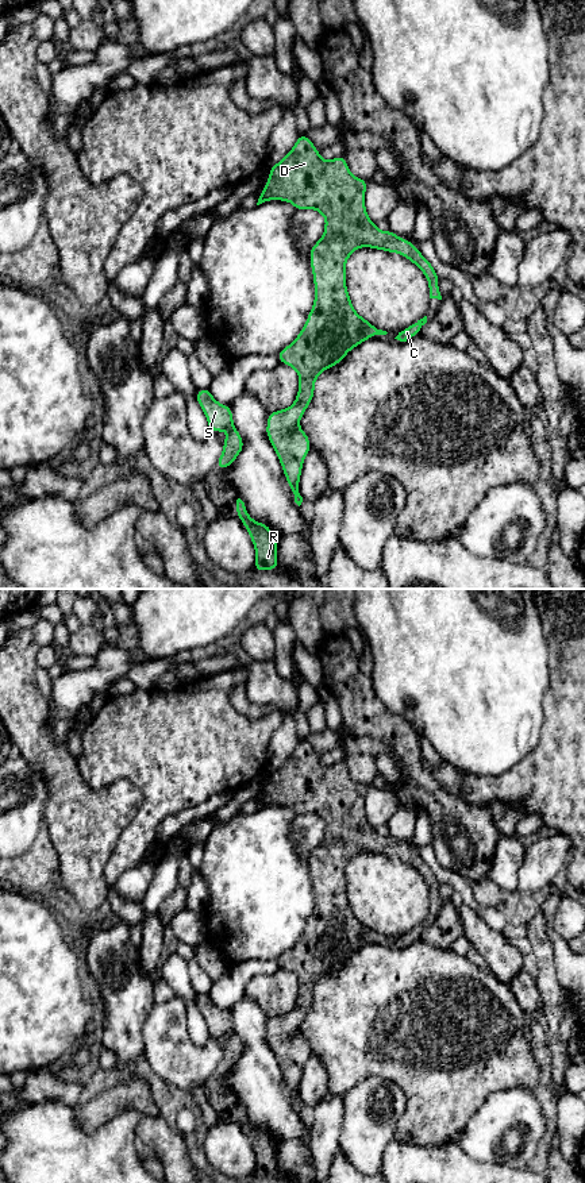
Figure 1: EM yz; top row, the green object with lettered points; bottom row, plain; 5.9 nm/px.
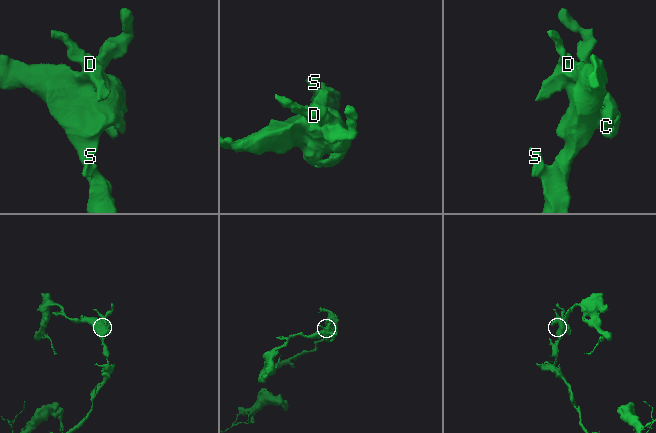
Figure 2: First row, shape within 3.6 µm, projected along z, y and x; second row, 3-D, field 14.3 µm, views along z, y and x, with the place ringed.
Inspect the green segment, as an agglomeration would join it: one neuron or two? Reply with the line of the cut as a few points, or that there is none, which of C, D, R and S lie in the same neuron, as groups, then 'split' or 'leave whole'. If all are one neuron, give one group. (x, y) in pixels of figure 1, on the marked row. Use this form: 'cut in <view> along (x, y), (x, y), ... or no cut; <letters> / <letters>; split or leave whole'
no cut; C D R S; leave whole

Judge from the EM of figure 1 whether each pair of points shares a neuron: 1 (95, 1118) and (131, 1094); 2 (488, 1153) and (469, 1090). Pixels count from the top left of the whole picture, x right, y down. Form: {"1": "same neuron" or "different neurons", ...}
{"1": "same neuron", "2": "different neurons"}

